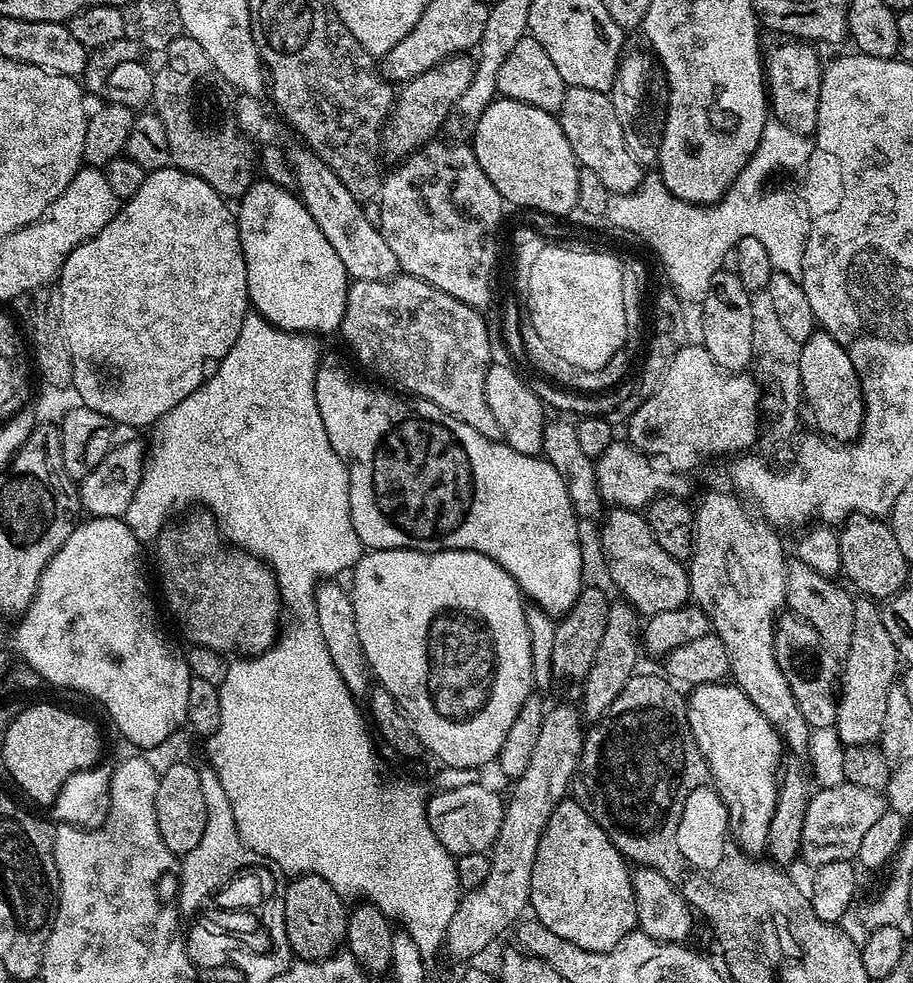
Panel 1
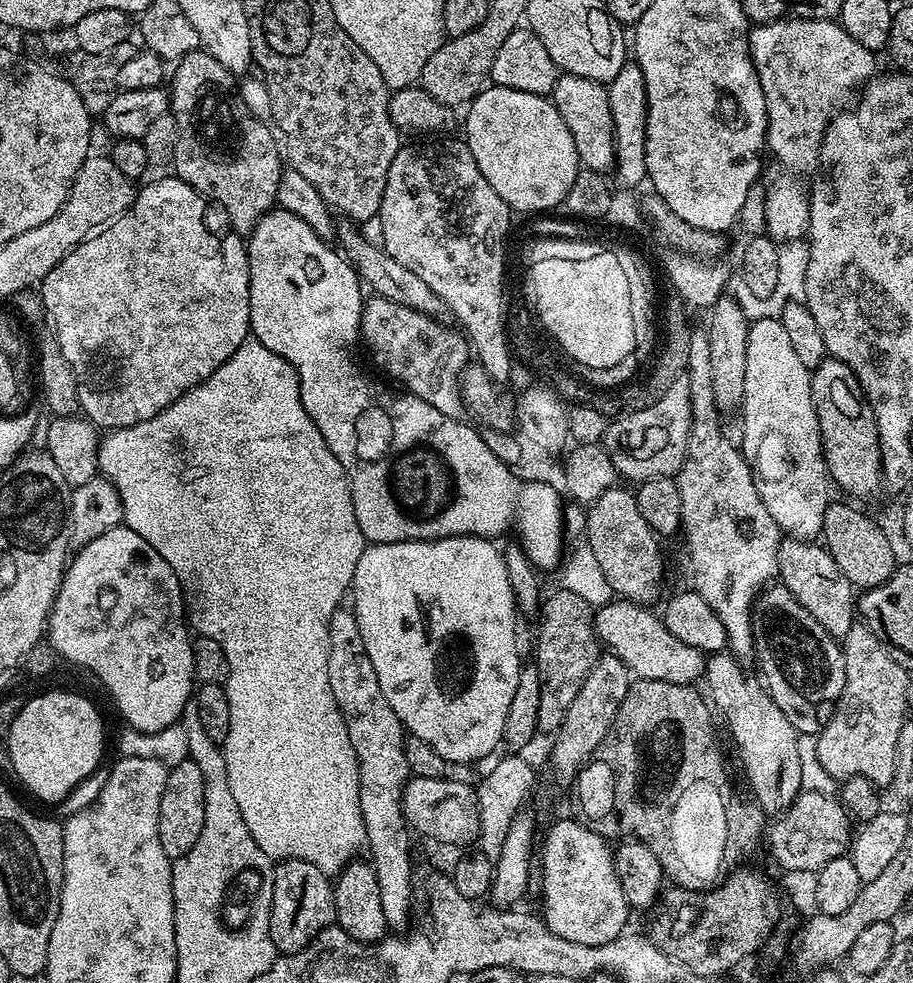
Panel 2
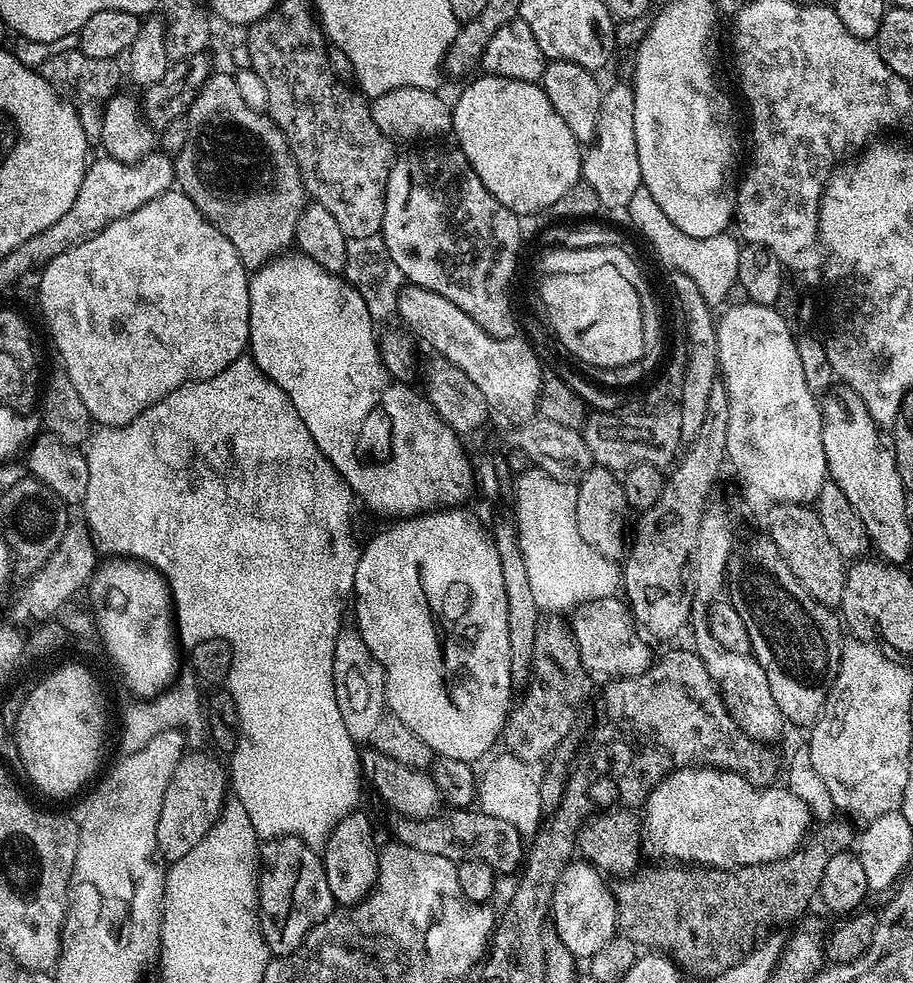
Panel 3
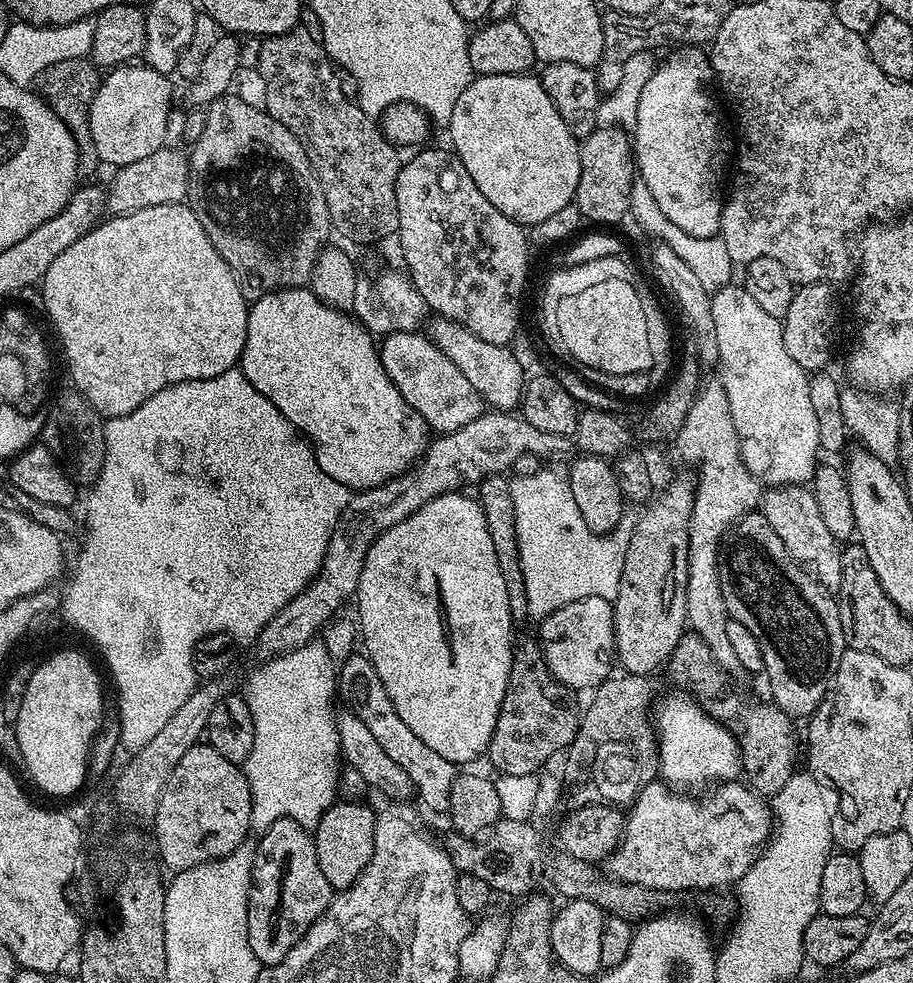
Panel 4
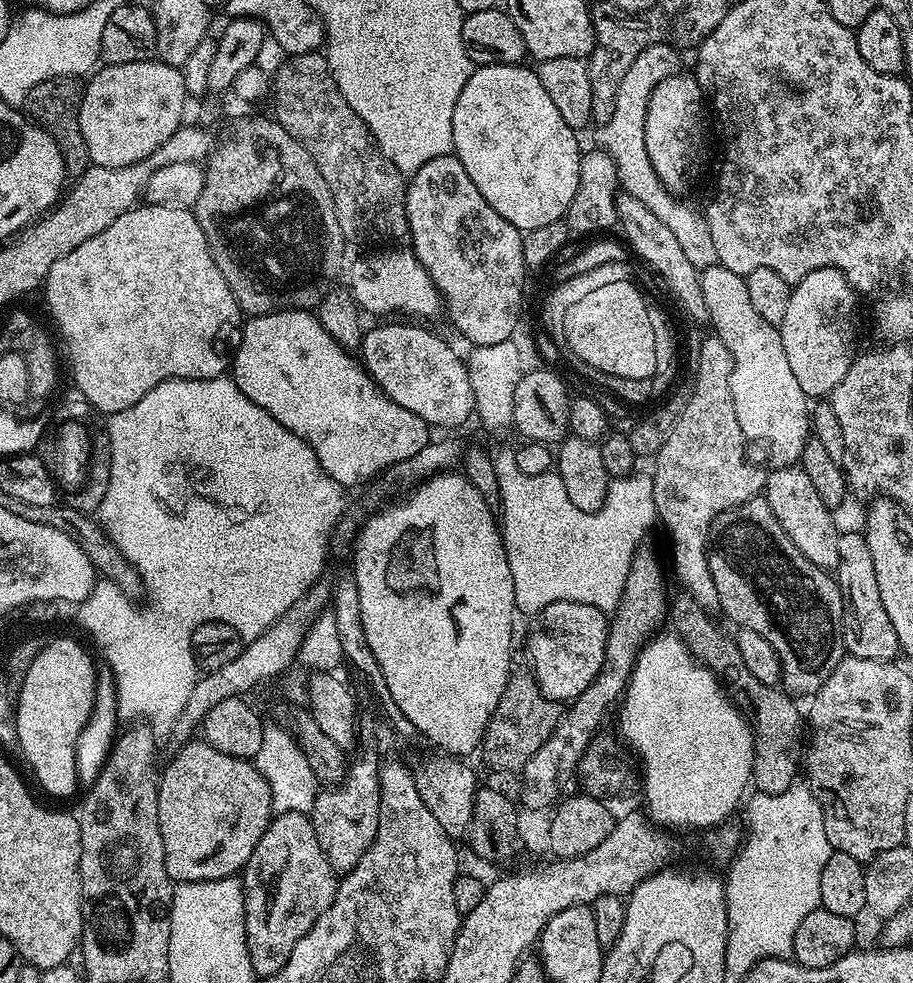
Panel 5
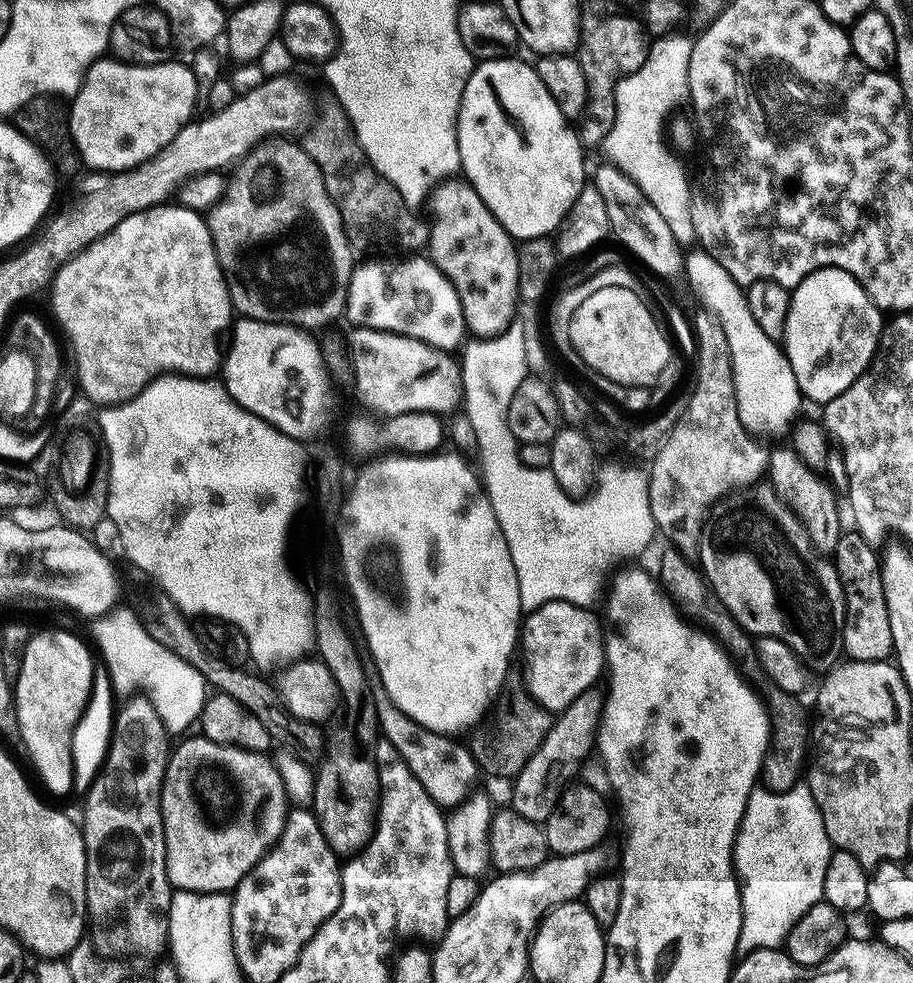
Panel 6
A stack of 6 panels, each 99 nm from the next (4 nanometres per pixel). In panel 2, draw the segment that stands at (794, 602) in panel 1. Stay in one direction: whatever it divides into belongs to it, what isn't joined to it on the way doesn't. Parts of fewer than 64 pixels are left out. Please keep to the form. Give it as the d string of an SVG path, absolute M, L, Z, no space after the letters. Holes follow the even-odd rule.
M781 539L778 550L778 580L790 590L790 594L794 594L798 603L804 606L806 610L810 610L810 614L814 614L814 618L830 635L843 638L852 629L858 616L858 600L855 595L852 597L854 585L848 581L846 574L842 574L842 570L838 570L838 562L834 562L834 558L823 543L809 542L807 539Z

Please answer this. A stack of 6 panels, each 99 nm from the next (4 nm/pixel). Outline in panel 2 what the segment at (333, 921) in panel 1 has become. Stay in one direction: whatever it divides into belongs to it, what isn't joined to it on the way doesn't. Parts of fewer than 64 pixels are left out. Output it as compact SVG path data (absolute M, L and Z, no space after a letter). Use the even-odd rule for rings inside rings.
M285 859L277 864L280 865L274 868L274 894L270 898L272 909L266 912L272 943L280 954L300 952L316 939L318 933L335 921L334 888L324 871L310 862Z

